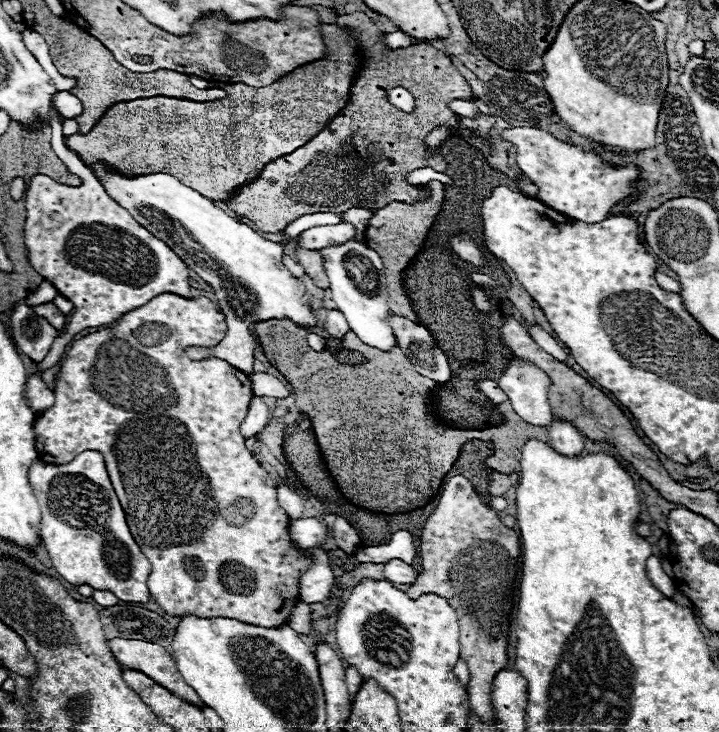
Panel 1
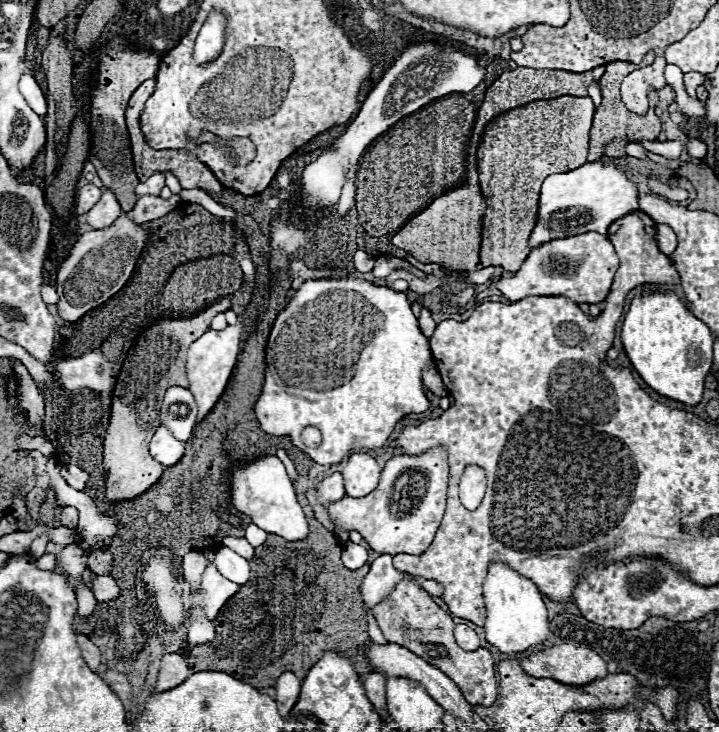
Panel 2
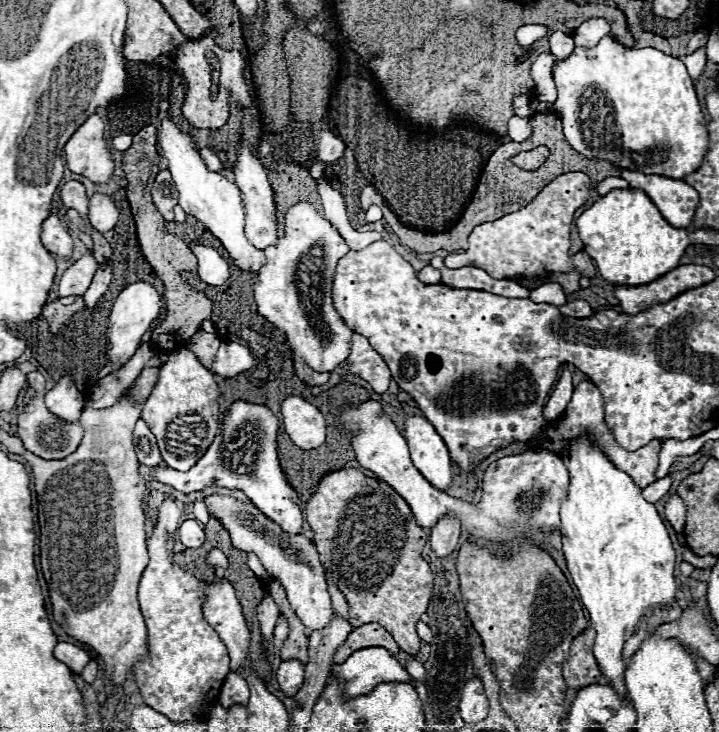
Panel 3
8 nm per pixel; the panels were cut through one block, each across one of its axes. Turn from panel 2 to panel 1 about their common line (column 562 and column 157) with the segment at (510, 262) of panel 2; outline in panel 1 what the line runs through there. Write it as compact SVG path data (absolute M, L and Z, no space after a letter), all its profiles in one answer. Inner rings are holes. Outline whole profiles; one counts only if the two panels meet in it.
M322 24L320 34L324 44L328 44L326 58L308 62L306 66L292 70L270 86L252 88L246 84L224 84L218 88L226 90L226 96L212 102L154 96L116 104L112 110L108 110L108 114L102 116L92 132L82 136L68 136L66 146L76 152L86 166L96 164L96 160L104 160L104 164L112 164L112 168L128 172L128 176L168 172L182 184L196 188L200 194L224 202L232 194L232 190L236 190L244 182L252 182L260 174L264 164L268 164L268 160L280 158L310 142L346 106L350 98L350 84L360 66L356 44L336 24Z

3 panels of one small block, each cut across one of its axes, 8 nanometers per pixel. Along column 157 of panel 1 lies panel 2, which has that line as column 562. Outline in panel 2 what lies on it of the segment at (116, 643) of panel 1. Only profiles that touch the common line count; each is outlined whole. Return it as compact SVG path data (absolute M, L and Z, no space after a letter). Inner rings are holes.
M572 644L544 646L520 660L526 674L536 678L554 678L564 684L582 686L608 674L606 662L588 648Z

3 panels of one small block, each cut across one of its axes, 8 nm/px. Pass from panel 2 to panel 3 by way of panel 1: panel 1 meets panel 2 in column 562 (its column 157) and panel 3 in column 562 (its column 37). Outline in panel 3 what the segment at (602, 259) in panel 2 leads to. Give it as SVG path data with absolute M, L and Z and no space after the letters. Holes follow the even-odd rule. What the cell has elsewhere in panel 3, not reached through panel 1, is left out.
M568 172L558 176L518 212L476 226L470 234L470 248L464 254L448 254L444 258L444 264L448 268L462 268L474 264L498 280L548 272L570 272L572 268L578 268L582 276L592 278L596 272L592 258L586 252L569 255L572 216L576 208L586 204L592 188L594 186L590 178L582 172Z

